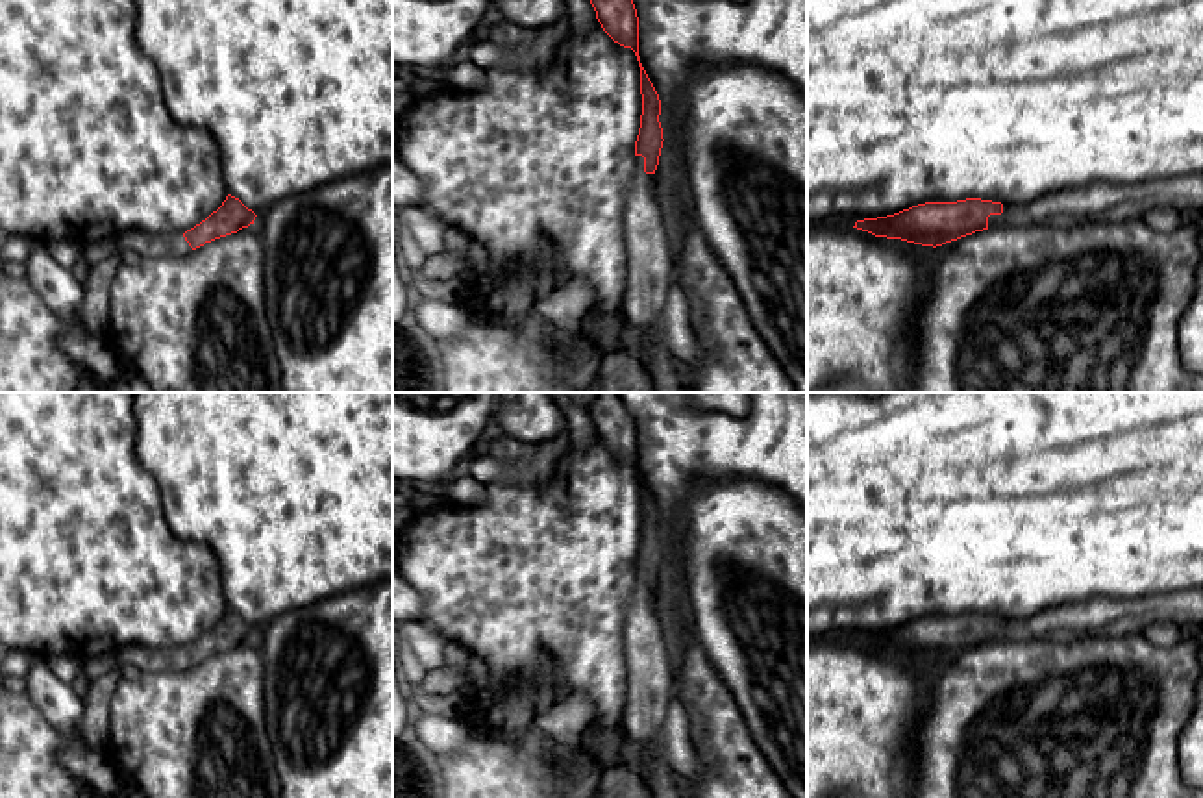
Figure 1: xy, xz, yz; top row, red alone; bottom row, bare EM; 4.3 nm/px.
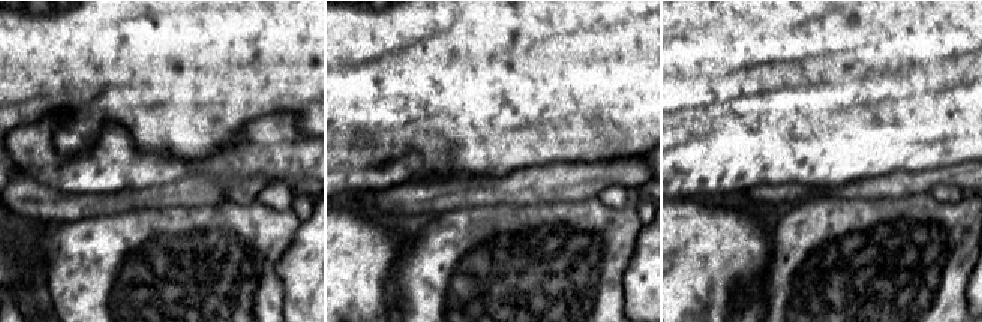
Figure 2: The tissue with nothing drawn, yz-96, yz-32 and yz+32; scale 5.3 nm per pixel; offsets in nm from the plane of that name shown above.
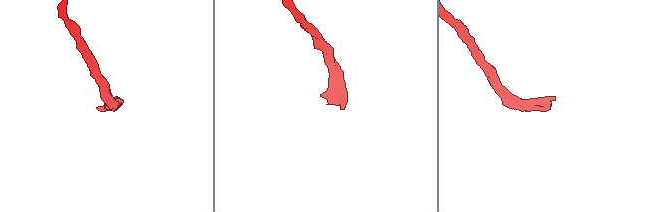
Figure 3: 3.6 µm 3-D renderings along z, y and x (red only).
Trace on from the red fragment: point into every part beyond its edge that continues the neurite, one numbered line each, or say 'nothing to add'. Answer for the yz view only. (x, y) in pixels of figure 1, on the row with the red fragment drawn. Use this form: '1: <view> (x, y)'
1: yz (1098, 202)

